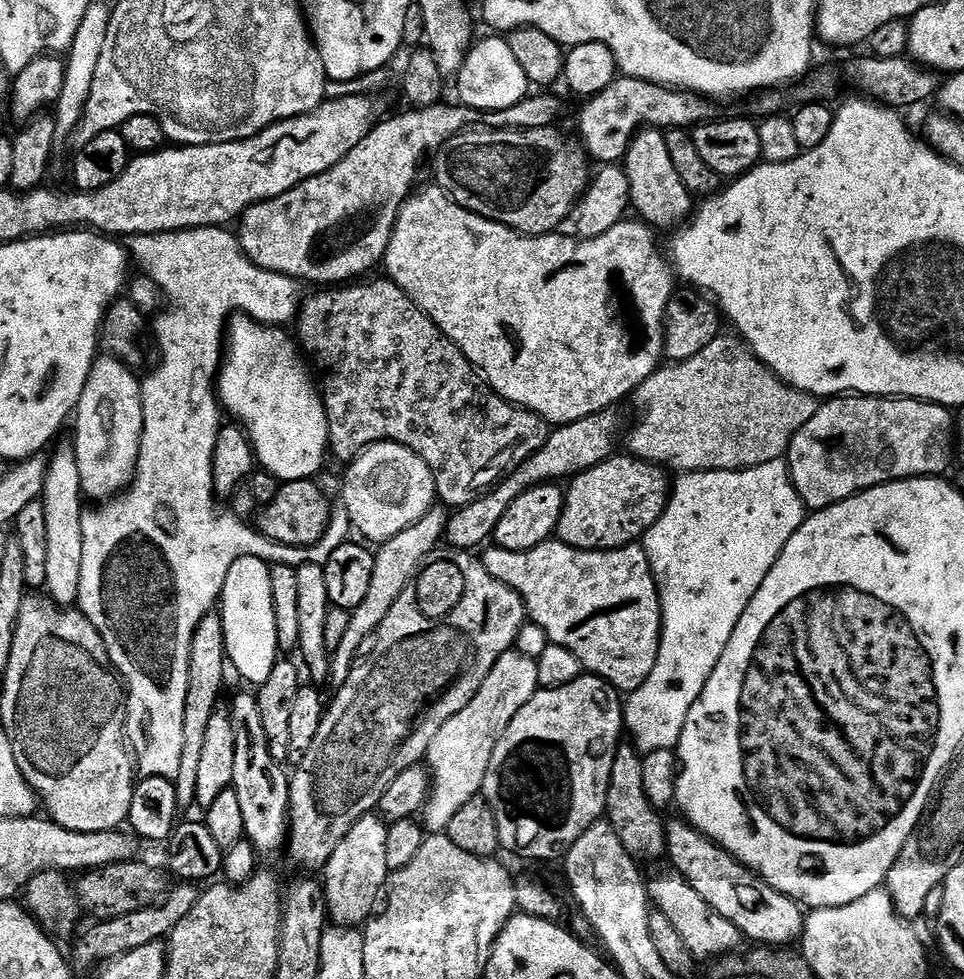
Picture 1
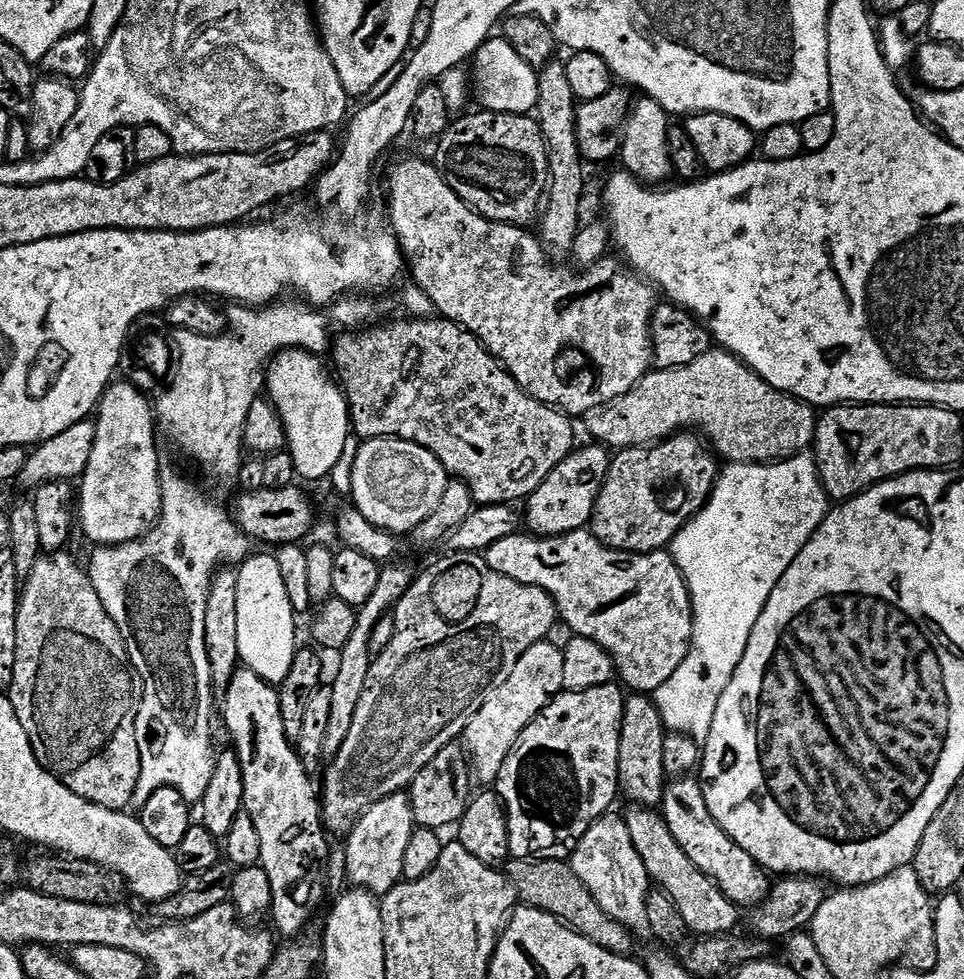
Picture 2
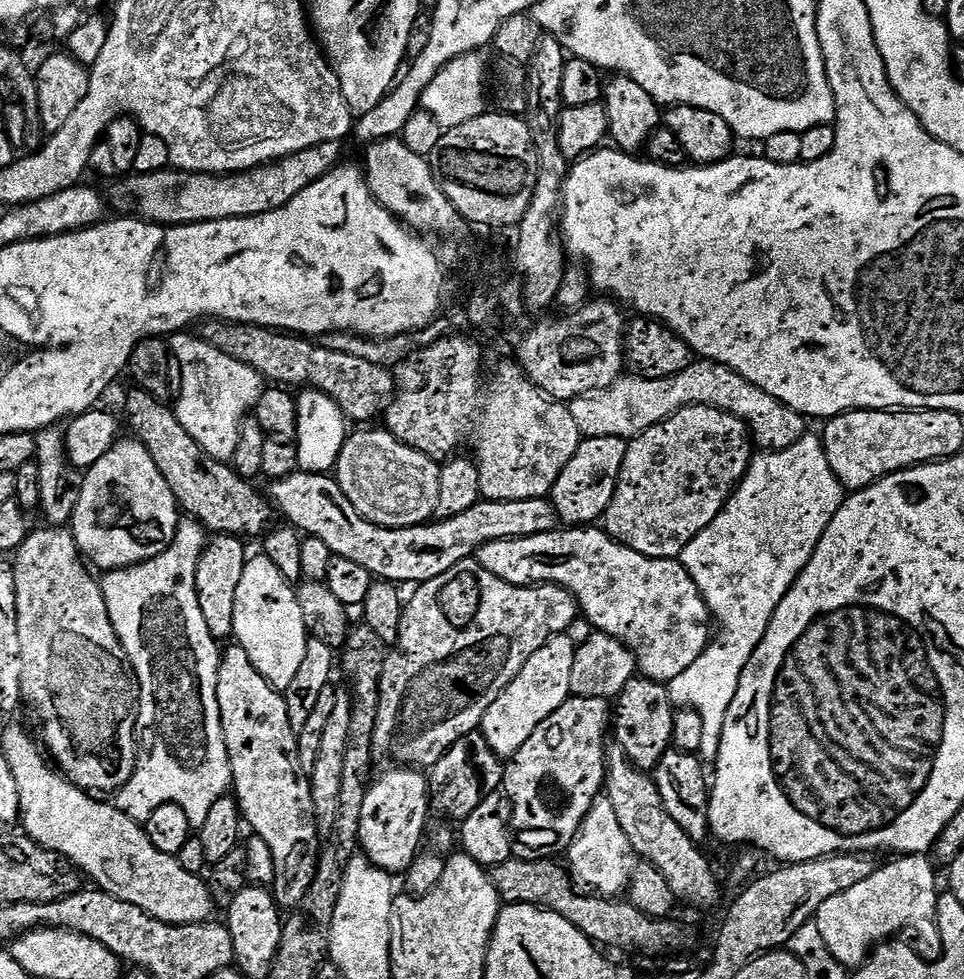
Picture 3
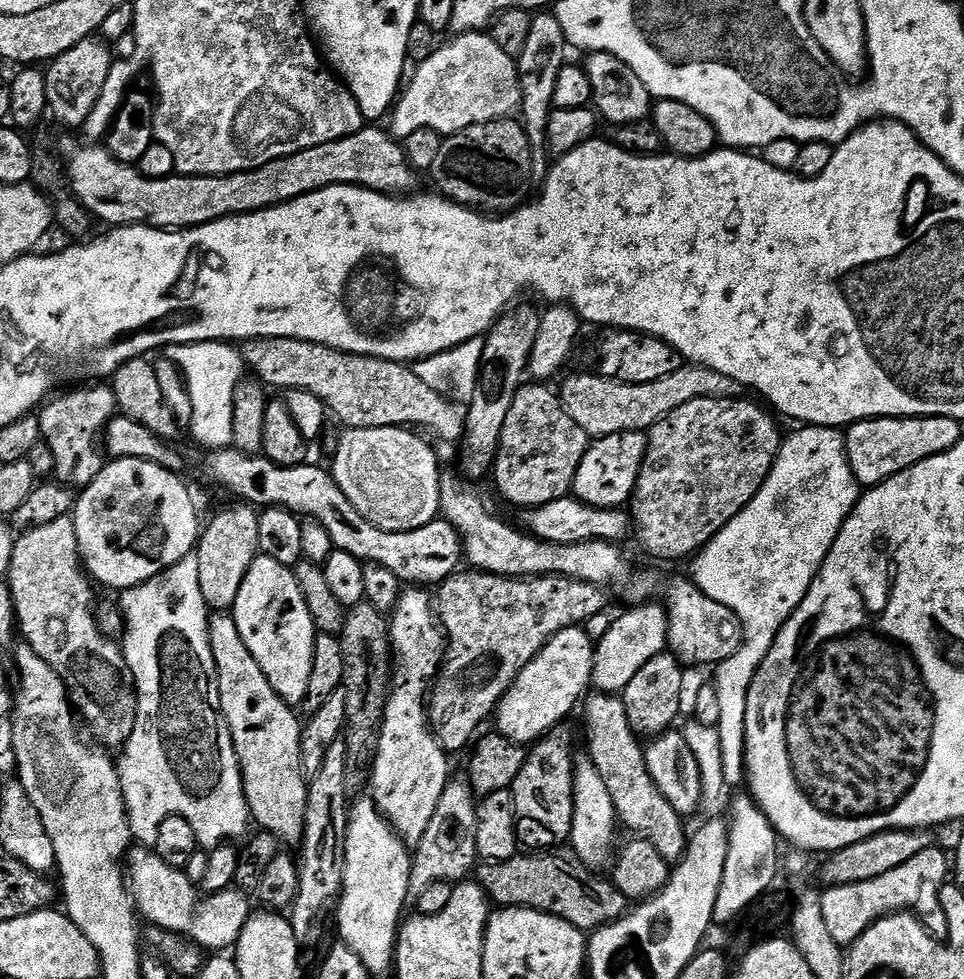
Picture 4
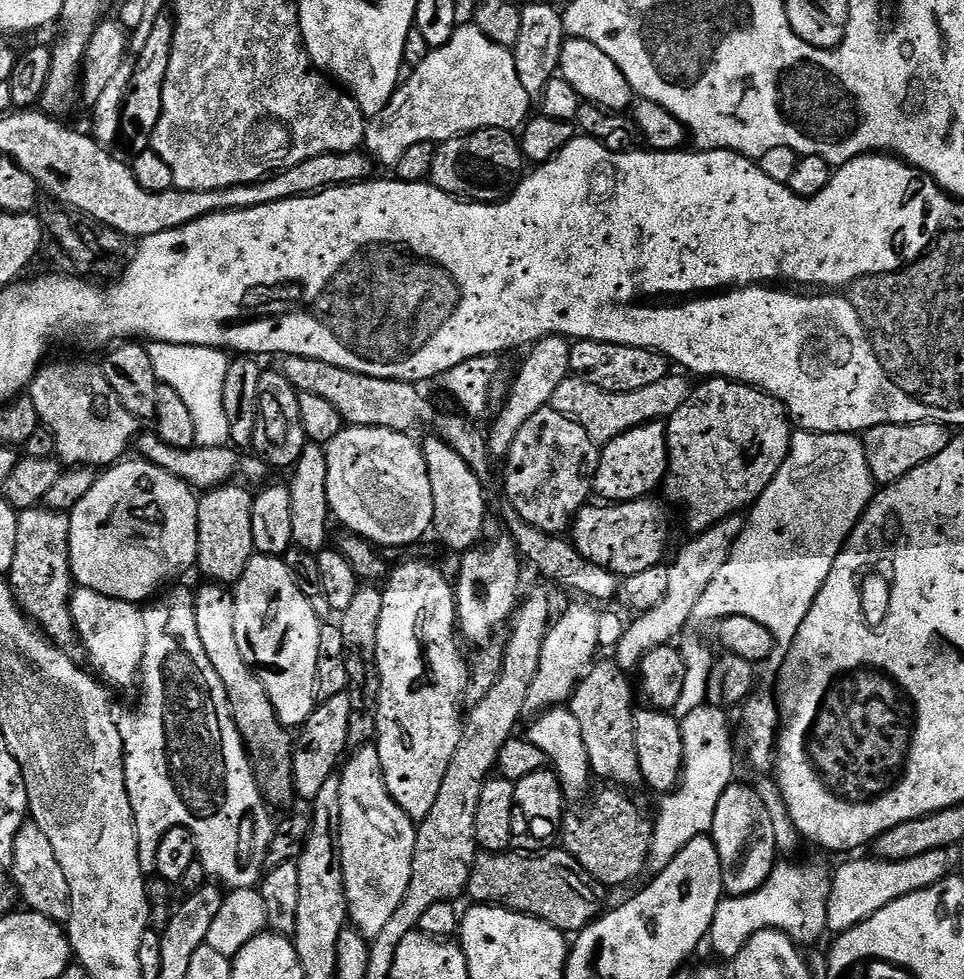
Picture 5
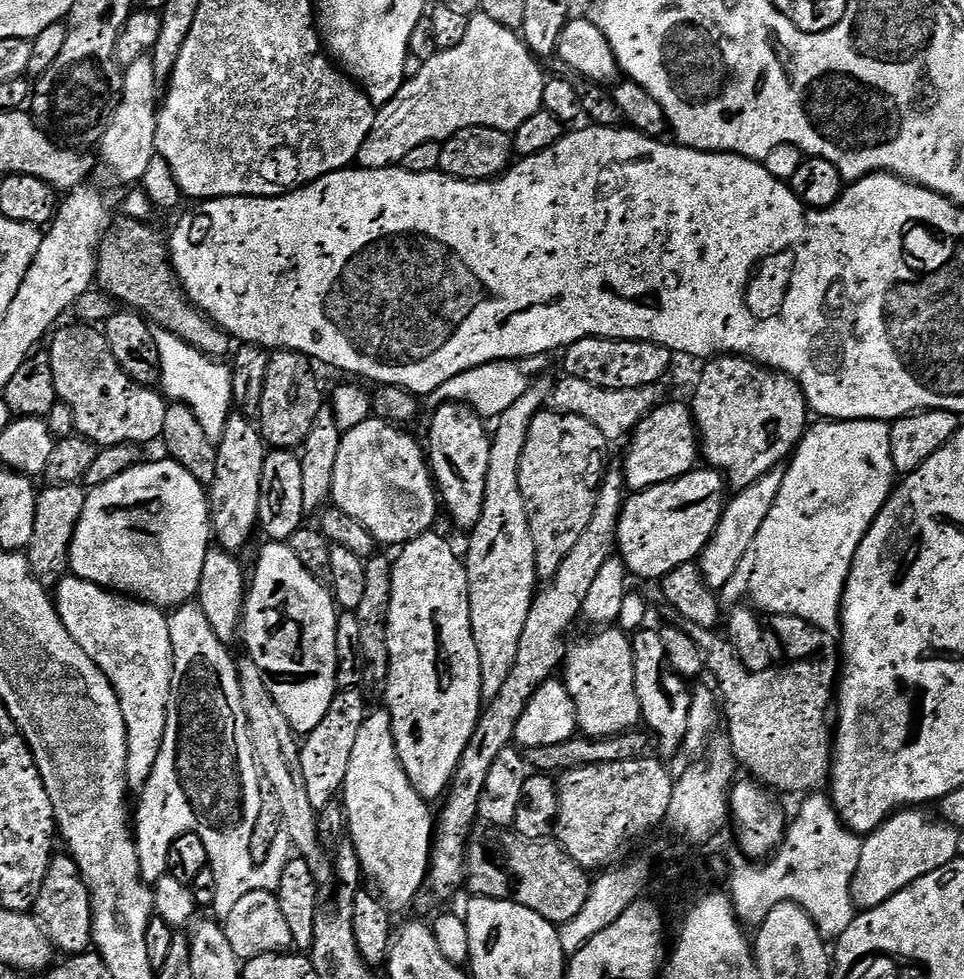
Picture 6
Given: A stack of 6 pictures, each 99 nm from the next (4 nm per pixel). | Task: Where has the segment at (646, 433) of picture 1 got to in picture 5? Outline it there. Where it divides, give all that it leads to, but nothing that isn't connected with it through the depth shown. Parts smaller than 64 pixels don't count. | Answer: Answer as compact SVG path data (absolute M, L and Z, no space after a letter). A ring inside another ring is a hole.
M572 374L562 382L562 386L558 386L558 390L554 390L550 407L578 421L593 440L607 442L626 434L626 430L631 428L664 422L673 416L690 399L694 387L693 381L688 381L689 377L684 376L670 374L662 378L662 382L642 386L642 390L611 392L602 390L602 386L594 386L582 376Z

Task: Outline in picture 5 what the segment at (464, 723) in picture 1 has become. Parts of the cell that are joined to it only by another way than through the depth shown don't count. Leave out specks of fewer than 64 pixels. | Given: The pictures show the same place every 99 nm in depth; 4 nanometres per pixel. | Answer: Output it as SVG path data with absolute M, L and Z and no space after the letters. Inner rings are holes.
M584 603L586 604L574 605L561 620L559 617L549 629L542 648L540 670L531 694L528 696L527 711L529 713L540 714L547 709L567 705L572 691L574 691L573 696L577 691L576 683L583 678L588 663L595 658L596 647L600 644L600 616L596 613L595 603Z

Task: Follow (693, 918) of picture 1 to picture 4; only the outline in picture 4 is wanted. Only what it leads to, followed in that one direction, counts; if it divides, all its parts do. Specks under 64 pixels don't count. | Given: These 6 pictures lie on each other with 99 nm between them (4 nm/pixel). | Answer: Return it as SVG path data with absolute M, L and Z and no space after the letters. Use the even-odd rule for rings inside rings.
M592 694L583 701L582 712L583 708L584 720L588 723L586 752L610 790L617 821L623 827L625 824L633 837L650 842L650 846L654 846L664 860L670 864L677 863L687 848L685 821L663 797L647 772L645 745L632 732L621 697L616 694Z

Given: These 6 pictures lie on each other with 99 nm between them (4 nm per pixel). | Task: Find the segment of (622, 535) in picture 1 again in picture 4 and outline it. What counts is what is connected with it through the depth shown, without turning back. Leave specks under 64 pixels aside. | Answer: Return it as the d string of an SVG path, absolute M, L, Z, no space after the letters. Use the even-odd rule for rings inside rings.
M744 399L691 400L686 402L686 406L678 406L678 410L668 415L667 420L660 420L648 429L648 449L636 489L632 492L630 520L634 525L634 536L640 539L641 546L650 555L660 560L695 557L723 530L726 522L737 516L751 502L754 494L762 490L762 482L766 482L780 452L782 435L776 425L777 417L763 403Z

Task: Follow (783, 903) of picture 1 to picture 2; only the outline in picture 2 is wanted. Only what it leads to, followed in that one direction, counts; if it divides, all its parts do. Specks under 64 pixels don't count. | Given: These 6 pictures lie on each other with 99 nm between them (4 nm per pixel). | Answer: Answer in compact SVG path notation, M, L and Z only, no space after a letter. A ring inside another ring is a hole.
M678 778L663 789L660 801L660 813L667 824L667 829L682 853L690 860L693 867L706 879L719 888L720 892L735 906L742 904L759 905L770 886L770 876L756 863L746 850L742 850L727 834L705 815L696 812L695 806L703 803L703 789L697 781Z

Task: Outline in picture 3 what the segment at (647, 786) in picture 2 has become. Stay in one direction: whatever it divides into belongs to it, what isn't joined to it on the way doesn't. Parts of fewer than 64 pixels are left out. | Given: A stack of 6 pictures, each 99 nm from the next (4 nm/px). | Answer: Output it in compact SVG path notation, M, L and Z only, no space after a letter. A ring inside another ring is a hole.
M635 676L615 697L612 736L637 771L653 771L671 747L675 713L667 687L661 681Z

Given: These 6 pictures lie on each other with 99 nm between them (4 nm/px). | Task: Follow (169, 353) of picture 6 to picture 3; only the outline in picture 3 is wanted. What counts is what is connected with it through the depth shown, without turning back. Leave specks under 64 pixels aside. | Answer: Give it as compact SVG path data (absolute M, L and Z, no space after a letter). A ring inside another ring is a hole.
M176 334L170 340L171 355L177 365L180 363L180 397L174 403L174 411L178 422L186 426L186 434L197 440L206 454L228 462L234 446L238 446L240 425L260 401L266 381L250 366L222 354L205 340L188 335L192 334Z

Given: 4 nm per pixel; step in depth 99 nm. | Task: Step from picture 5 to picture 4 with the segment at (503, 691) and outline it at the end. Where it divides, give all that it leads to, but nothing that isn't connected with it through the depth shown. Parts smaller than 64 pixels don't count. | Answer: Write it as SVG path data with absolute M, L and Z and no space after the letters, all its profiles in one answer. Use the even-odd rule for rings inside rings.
M449 779L442 790L442 798L438 798L438 807L430 818L430 826L426 826L426 834L422 834L419 843L415 845L408 886L411 899L417 900L432 883L454 884L463 881L477 863L475 835L478 831L478 800L471 787L463 779L460 780Z

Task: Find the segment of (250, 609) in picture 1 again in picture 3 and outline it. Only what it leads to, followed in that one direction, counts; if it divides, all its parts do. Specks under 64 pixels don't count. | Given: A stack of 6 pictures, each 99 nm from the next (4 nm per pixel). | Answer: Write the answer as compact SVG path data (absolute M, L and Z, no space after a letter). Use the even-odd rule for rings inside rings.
M253 555L242 570L242 582L238 582L234 598L232 636L238 647L246 650L250 662L256 667L258 674L266 678L268 684L277 690L293 687L298 672L302 669L303 659L306 658L310 637L306 630L306 622L302 618L302 606L298 606L294 584L283 576L282 570L278 570L278 566L266 555Z

